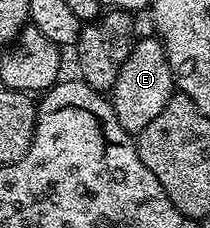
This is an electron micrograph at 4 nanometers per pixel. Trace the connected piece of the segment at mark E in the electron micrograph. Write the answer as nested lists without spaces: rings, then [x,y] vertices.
[[[154,35],[136,39],[131,57],[121,66],[121,74],[117,74],[117,82],[111,87],[109,99],[117,114],[117,122],[125,126],[125,130],[137,134],[165,110],[165,106],[175,95],[175,75],[167,61],[165,46]]]

